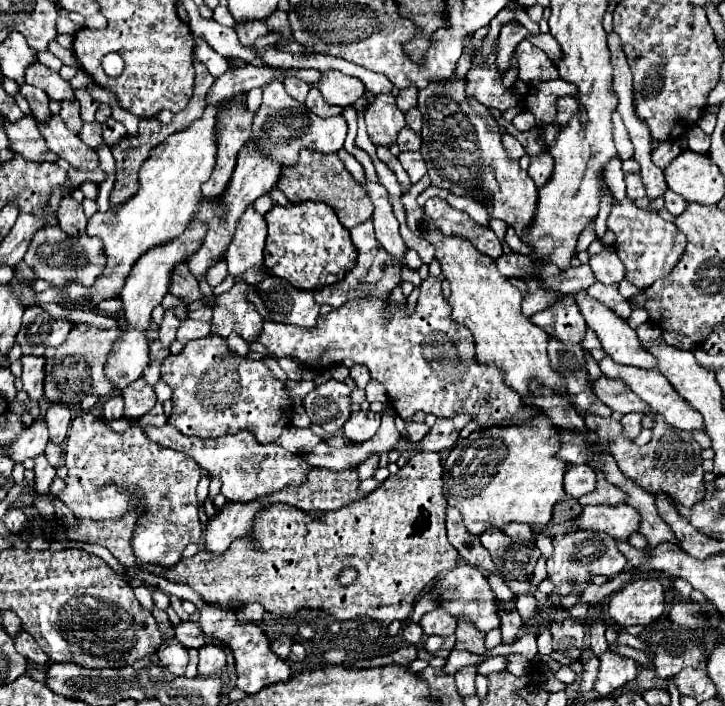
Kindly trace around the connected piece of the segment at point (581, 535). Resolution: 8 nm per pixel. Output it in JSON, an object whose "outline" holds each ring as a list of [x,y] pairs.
{"outline":[[[576,531],[566,535],[554,537],[554,551],[546,561],[548,579],[552,579],[554,591],[548,595],[548,603],[554,611],[570,611],[576,603],[582,601],[582,591],[590,585],[588,577],[604,575],[614,577],[626,569],[624,555],[616,549],[616,541],[608,533],[594,533],[594,531]]]}

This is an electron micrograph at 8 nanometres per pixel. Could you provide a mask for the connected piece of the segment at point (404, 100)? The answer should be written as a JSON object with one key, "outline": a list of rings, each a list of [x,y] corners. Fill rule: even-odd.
{"outline":[[[414,87],[402,89],[402,91],[398,93],[398,97],[396,97],[396,105],[398,105],[404,113],[408,113],[410,109],[414,109],[416,103],[418,103],[418,89],[414,89]]]}

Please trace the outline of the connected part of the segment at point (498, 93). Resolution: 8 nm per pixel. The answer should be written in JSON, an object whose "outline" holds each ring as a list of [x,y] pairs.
{"outline":[[[496,51],[482,65],[472,65],[466,75],[466,93],[468,97],[480,101],[486,107],[506,111],[518,105],[518,97],[512,89],[502,87],[502,73],[494,65]]]}

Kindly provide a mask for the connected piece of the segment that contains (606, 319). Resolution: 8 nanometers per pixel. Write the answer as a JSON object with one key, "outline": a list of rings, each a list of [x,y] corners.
{"outline":[[[580,291],[576,297],[576,303],[580,305],[580,311],[586,319],[586,325],[594,329],[598,335],[602,349],[620,365],[632,365],[642,369],[656,371],[656,357],[648,353],[638,337],[636,331],[630,329],[630,325],[616,317],[608,307],[604,307],[600,301],[586,295],[586,291]]]}

